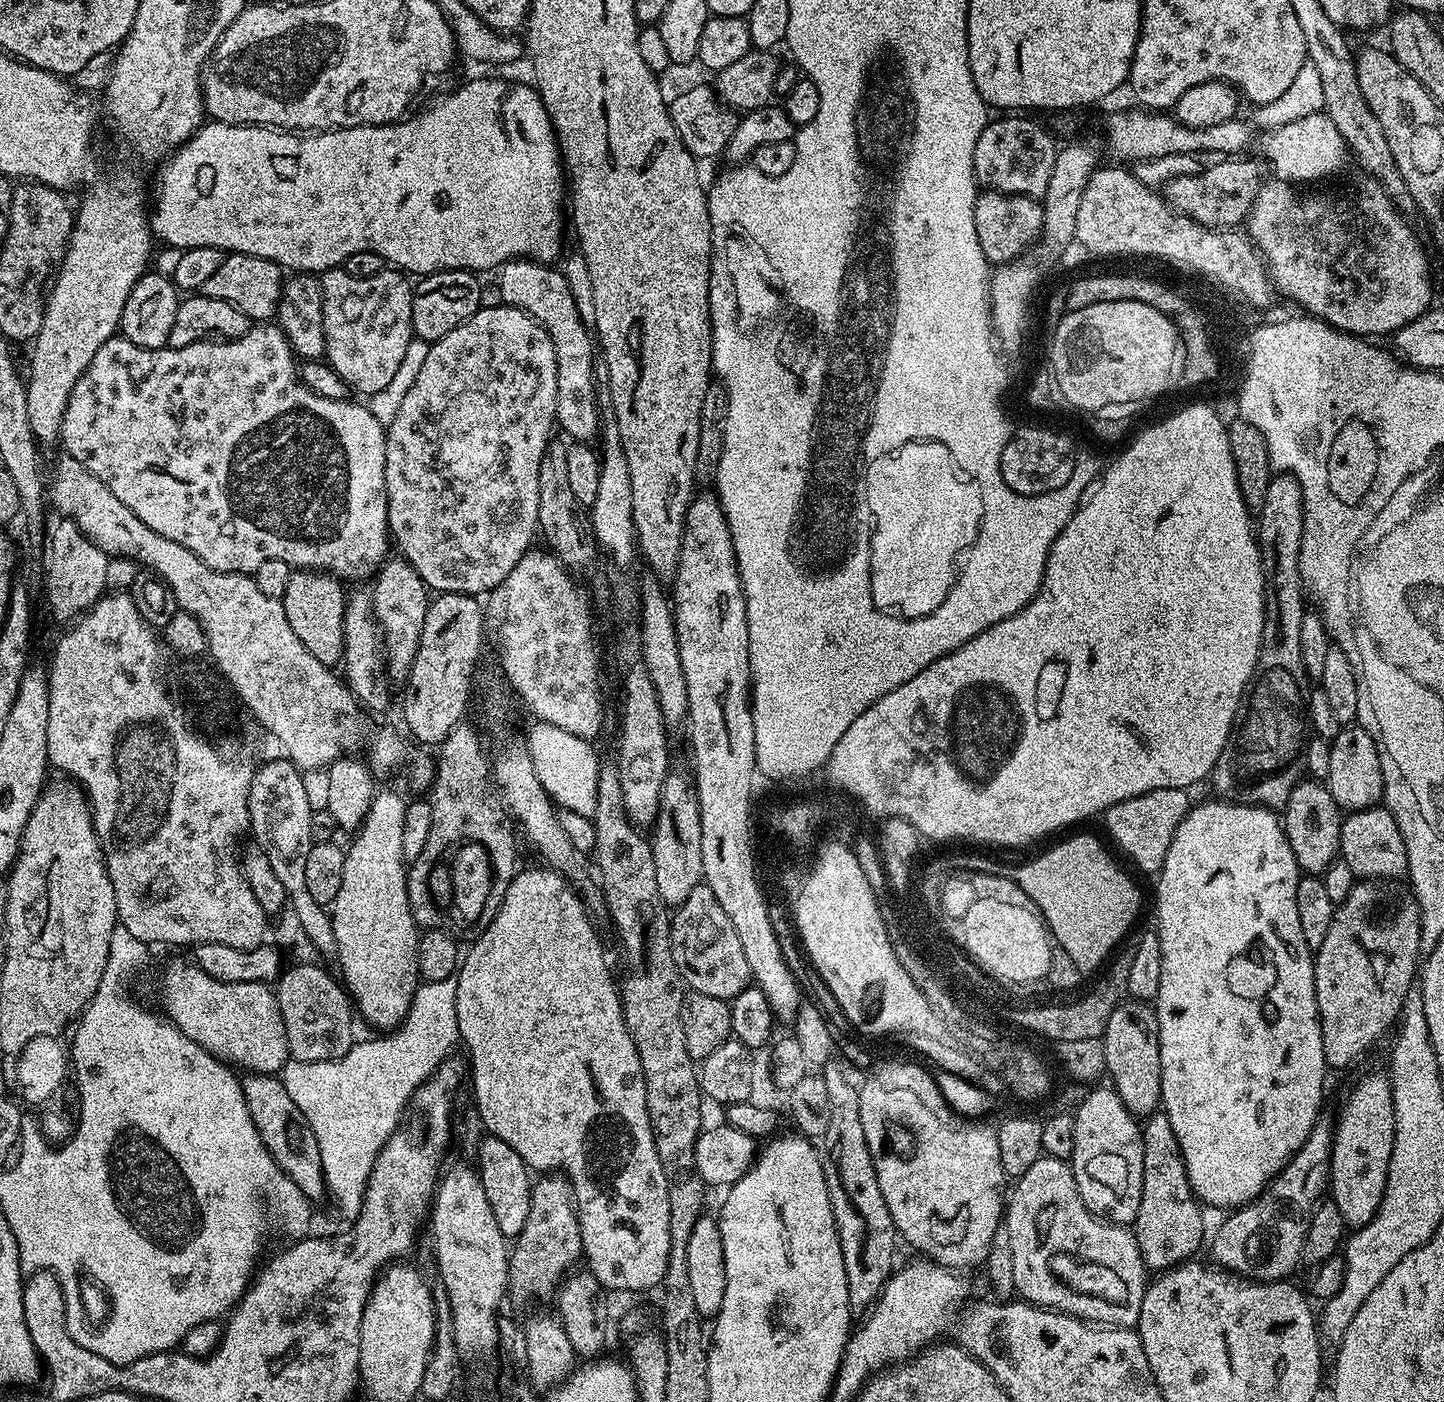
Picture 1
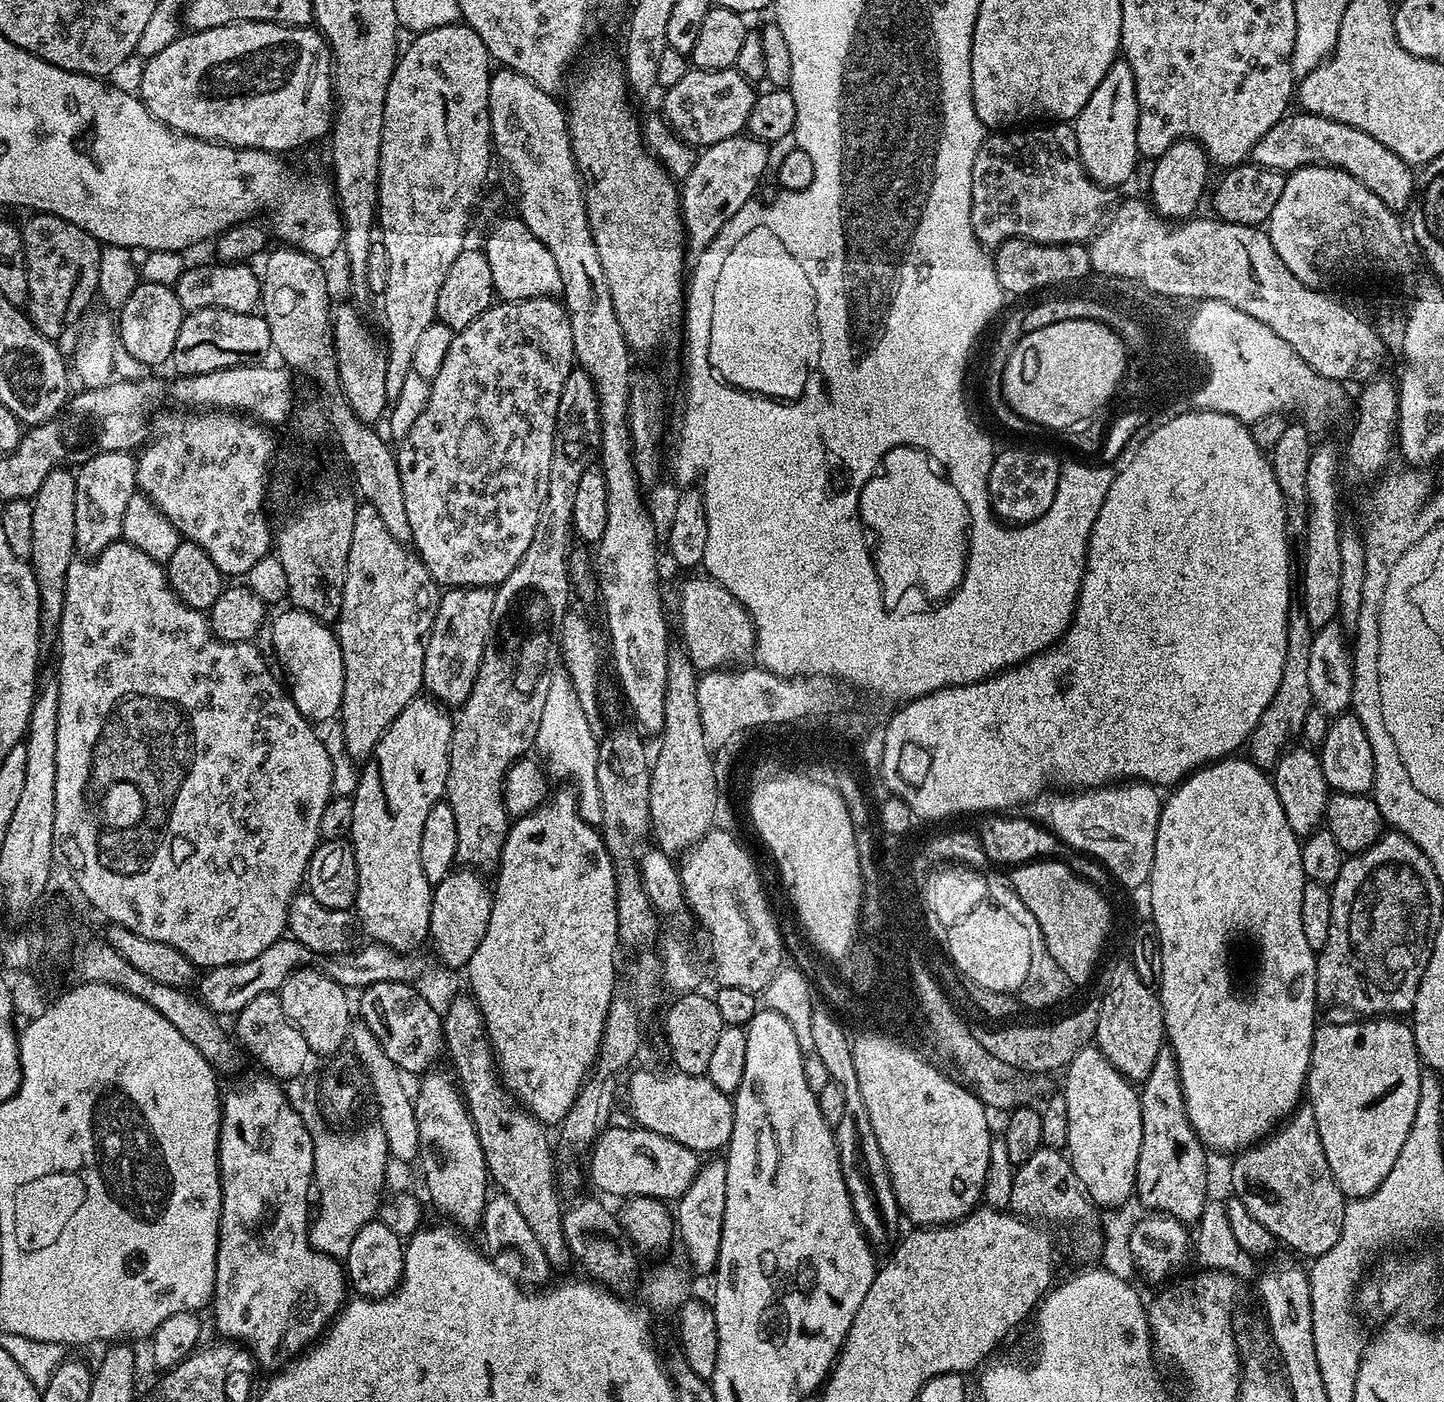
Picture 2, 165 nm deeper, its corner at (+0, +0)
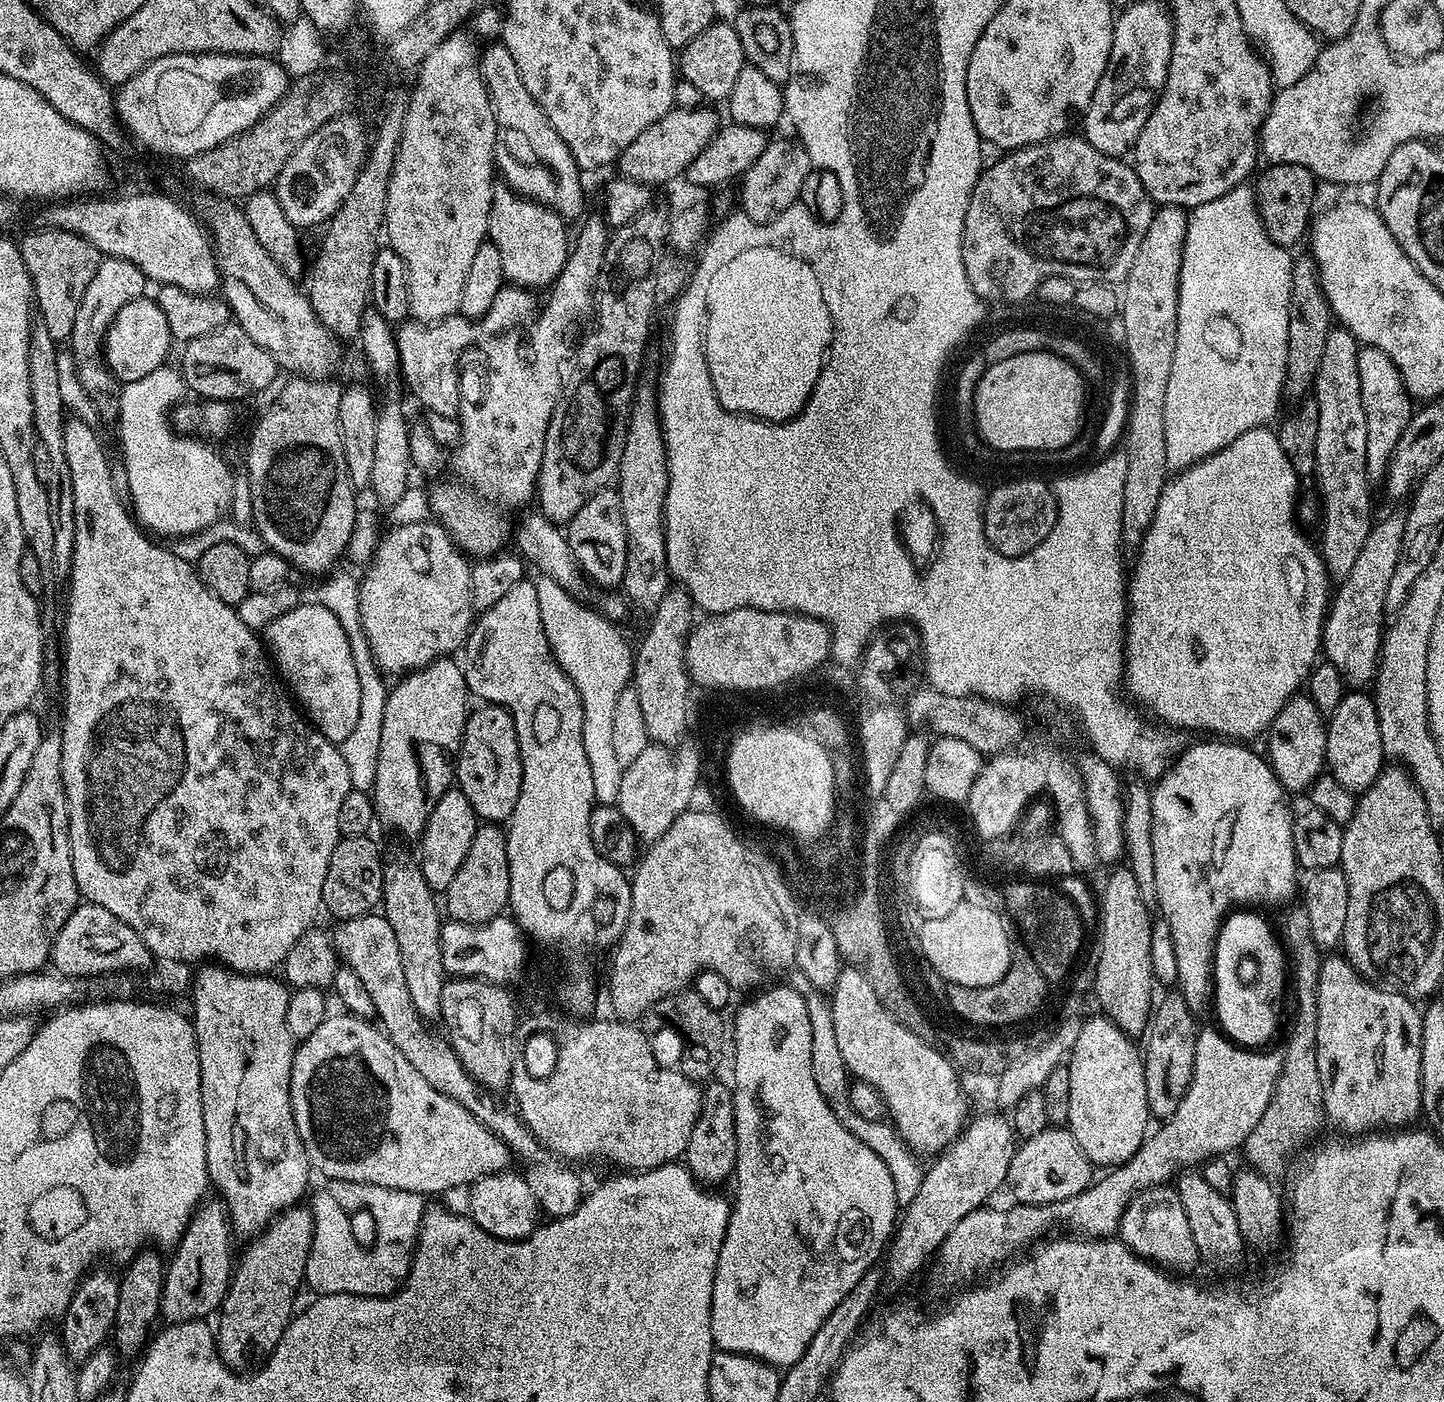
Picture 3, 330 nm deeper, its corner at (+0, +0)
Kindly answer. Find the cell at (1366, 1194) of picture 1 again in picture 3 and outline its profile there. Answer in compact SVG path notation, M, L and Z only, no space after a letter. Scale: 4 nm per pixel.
M1328 954L1320 961L1320 977L1318 978L1318 1074L1322 1078L1324 1087L1324 1114L1327 1123L1341 1128L1348 1134L1368 1134L1373 1130L1404 1130L1415 1116L1421 1115L1420 1107L1420 1063L1422 1062L1422 1030L1424 1021L1422 1012L1413 1001L1400 992L1394 992L1373 981L1365 980L1357 974L1348 961L1340 954Z

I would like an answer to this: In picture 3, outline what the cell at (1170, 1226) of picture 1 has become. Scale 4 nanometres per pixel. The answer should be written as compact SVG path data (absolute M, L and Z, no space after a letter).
M1178 990L1172 992L1169 996L1159 997L1152 1013L1151 1021L1146 1029L1146 1041L1148 1040L1148 1049L1143 1049L1144 1073L1146 1074L1146 1098L1148 1099L1148 1110L1153 1117L1157 1116L1157 1121L1163 1122L1169 1116L1178 1110L1178 1102L1186 1094L1186 1090L1192 1081L1192 1071L1194 1070L1194 1058L1196 1057L1196 1034L1198 1023L1194 1017L1193 1009L1189 1008L1184 1000L1184 995Z

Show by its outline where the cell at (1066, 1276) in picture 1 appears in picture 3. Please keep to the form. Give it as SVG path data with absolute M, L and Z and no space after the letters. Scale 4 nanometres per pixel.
M1049 1126L1017 1147L1010 1162L1006 1188L1012 1191L1016 1204L1053 1204L1082 1194L1093 1183L1092 1172L1094 1165L1082 1154L1078 1142L1074 1142L1074 1134L1064 1126Z

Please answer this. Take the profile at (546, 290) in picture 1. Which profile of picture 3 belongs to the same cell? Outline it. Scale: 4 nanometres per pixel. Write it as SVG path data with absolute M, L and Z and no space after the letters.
M503 182L493 183L487 239L494 246L498 246L498 254L502 258L504 279L509 285L529 290L547 289L551 285L559 272L564 269L564 263L568 261L570 236L568 240L568 232L564 227L566 227L564 217L556 213L553 208L548 208L544 204L538 204L535 200L529 200L513 192Z

